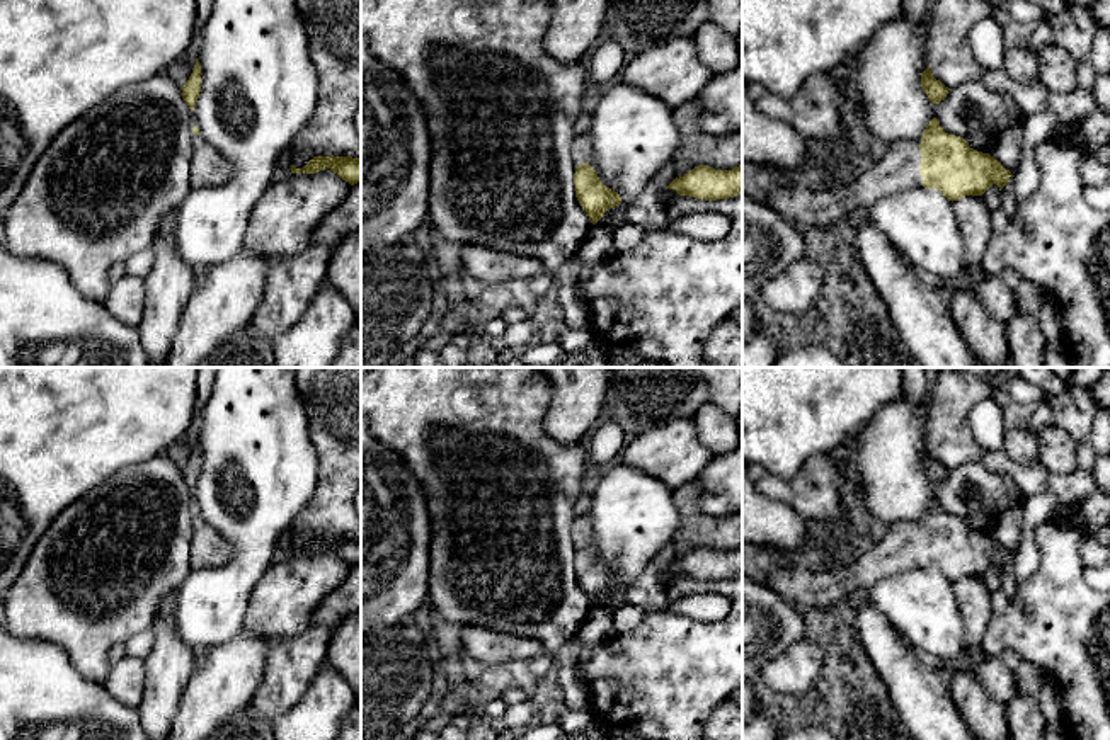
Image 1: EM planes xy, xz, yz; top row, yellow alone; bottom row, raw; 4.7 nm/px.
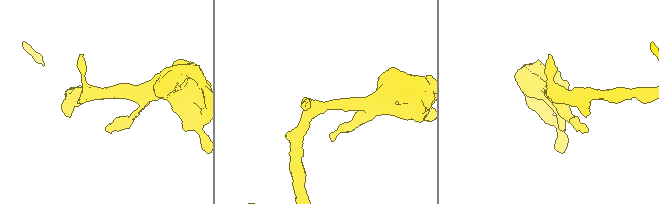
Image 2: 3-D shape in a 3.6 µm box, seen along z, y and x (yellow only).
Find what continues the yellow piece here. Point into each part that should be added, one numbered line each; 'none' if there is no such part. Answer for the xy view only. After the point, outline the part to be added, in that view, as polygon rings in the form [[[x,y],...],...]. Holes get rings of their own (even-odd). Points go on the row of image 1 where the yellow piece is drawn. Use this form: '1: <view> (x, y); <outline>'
1: xy (210, 169); [[[192,134],[191,143],[194,148],[189,177],[191,189],[206,191],[223,185],[232,179],[232,165],[203,134]]]

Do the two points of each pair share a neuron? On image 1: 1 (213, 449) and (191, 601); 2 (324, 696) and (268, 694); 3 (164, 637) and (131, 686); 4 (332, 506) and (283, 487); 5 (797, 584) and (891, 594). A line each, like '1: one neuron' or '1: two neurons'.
1: one neuron
2: two neurons
3: two neurons
4: two neurons
5: two neurons

